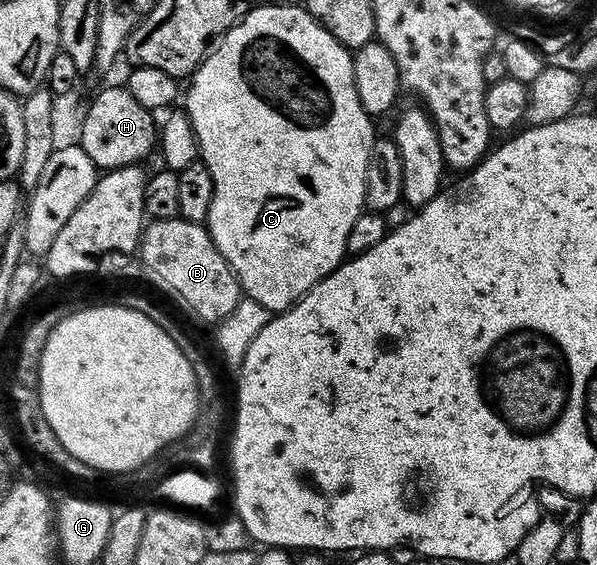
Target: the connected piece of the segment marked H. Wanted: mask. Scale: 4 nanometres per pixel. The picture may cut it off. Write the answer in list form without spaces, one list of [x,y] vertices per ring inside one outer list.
[[[124,85],[109,86],[106,90],[98,92],[91,106],[86,107],[83,116],[83,126],[81,128],[80,145],[87,152],[92,162],[98,169],[117,169],[123,166],[138,165],[157,144],[157,124],[153,122],[154,115],[152,111],[143,108]]]

